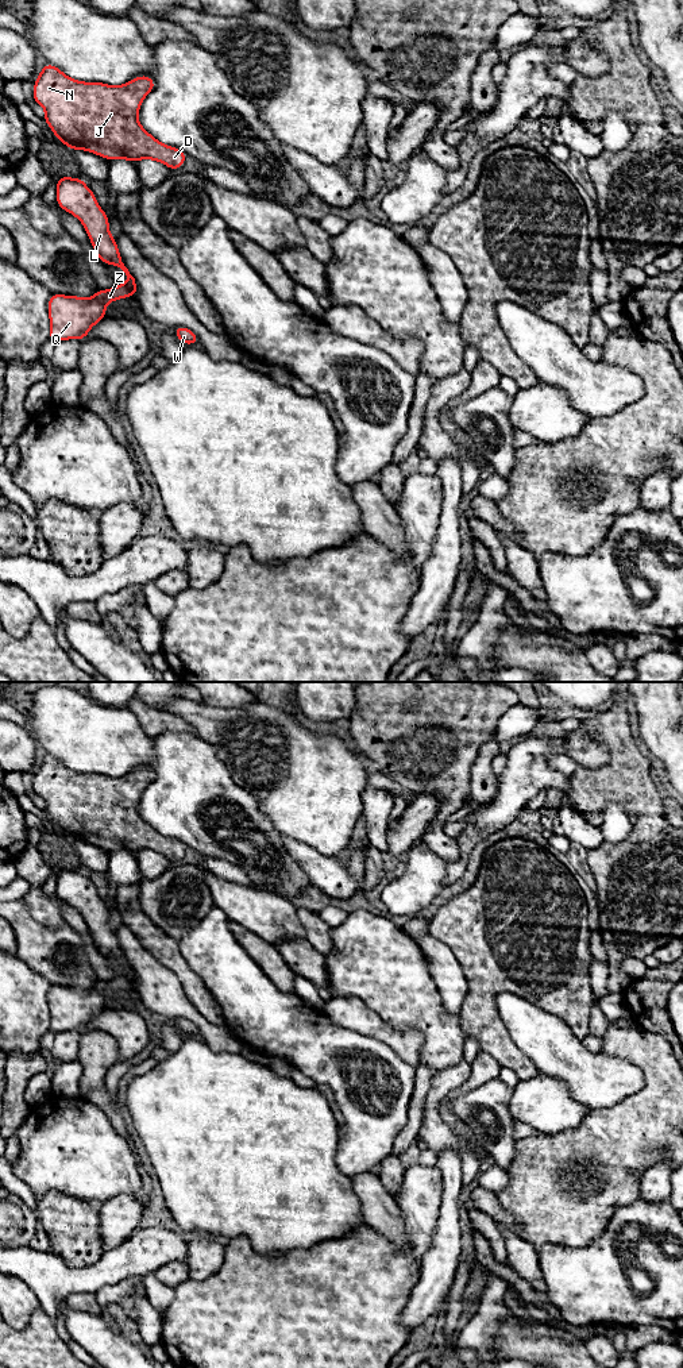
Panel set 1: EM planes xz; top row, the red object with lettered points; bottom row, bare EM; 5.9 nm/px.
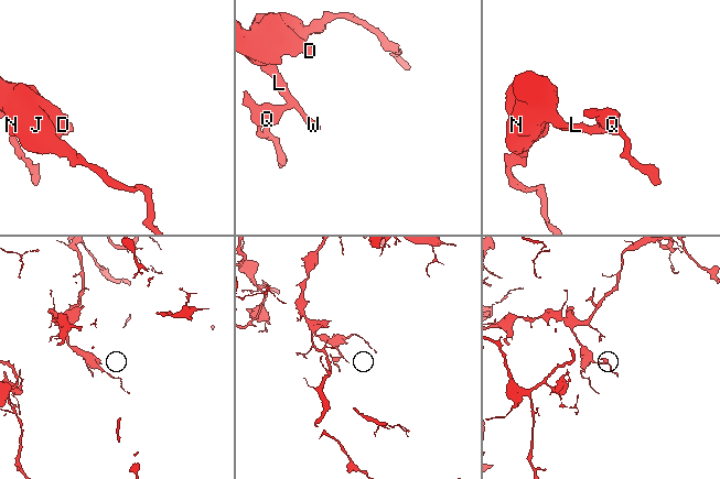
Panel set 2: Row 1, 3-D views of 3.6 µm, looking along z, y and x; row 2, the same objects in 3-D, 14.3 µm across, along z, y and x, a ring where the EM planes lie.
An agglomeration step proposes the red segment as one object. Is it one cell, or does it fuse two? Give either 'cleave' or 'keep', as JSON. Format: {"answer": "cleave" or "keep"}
{"answer": "cleave"}

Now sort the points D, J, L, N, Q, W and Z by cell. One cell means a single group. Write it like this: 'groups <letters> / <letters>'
groups D J L N W / Q Z

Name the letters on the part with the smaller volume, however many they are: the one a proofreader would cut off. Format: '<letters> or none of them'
Q, Z

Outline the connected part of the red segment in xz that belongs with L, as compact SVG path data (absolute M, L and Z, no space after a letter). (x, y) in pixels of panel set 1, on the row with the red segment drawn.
M59 176L55 200L59 208L74 215L84 224L97 258L103 263L120 267L126 273L124 286L136 296L136 281L124 266L116 239L109 234L109 217L99 207L94 193L85 185L84 180Z

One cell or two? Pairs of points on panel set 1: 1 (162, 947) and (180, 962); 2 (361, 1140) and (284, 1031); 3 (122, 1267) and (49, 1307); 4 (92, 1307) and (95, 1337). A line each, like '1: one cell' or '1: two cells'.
1: one cell
2: one cell
3: one cell
4: two cells

